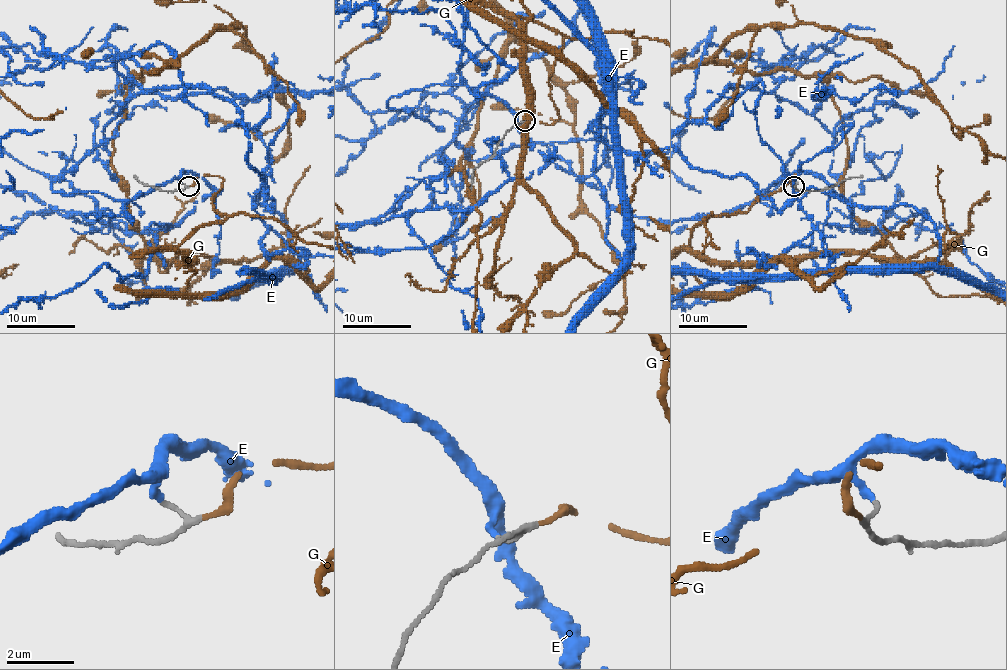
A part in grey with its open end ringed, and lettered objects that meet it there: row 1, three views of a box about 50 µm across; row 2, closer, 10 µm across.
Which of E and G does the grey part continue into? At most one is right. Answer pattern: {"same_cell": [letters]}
{"same_cell": ["G"]}

